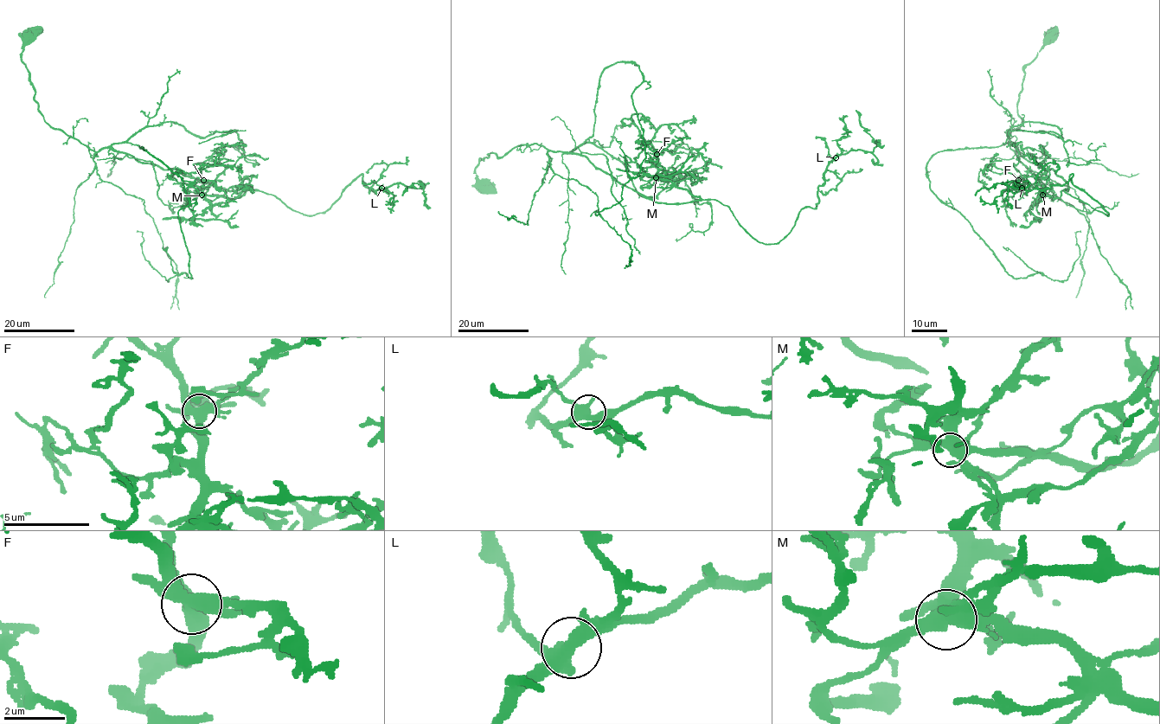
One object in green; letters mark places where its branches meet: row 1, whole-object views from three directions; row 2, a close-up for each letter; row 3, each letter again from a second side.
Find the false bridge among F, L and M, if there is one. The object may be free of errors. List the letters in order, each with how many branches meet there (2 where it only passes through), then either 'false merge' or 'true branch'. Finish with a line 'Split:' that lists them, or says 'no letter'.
F: 5 branches meet; true branch
L: 5 branches meet; true branch
M: 5 branches meet; false merge
Split: M

